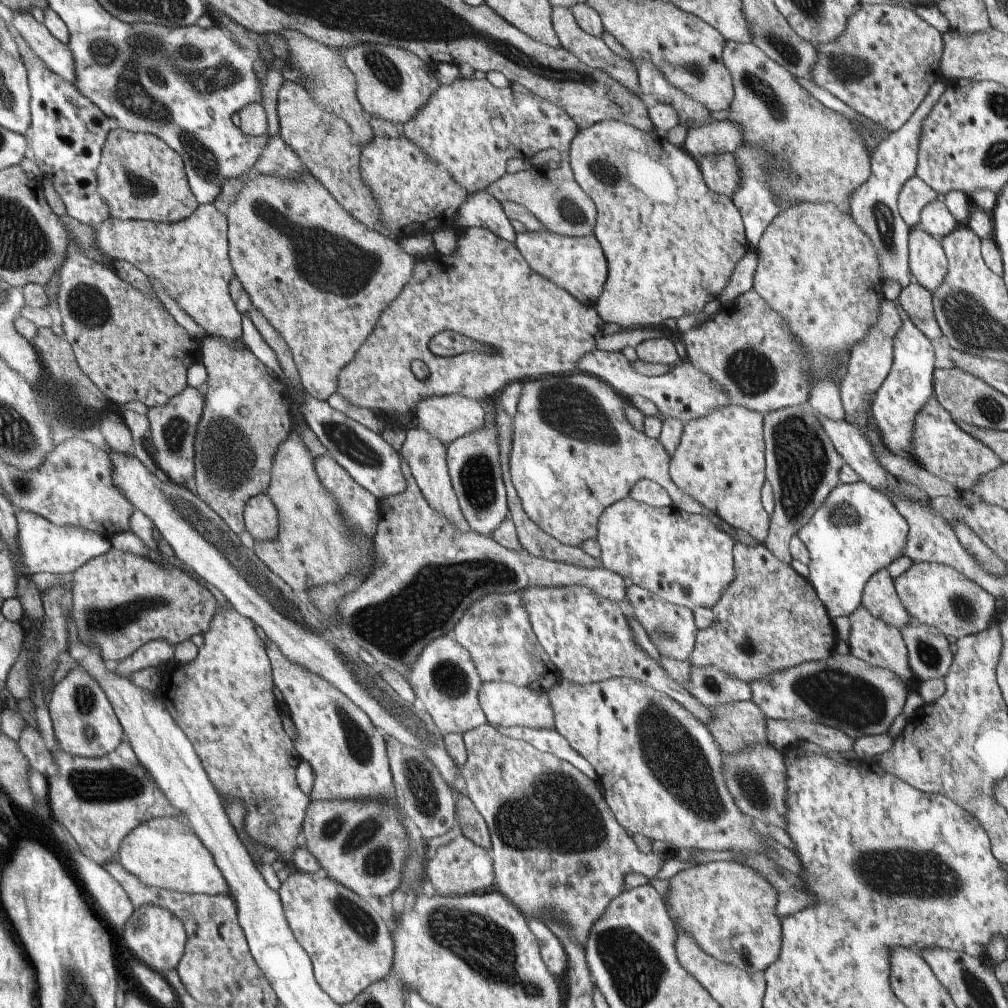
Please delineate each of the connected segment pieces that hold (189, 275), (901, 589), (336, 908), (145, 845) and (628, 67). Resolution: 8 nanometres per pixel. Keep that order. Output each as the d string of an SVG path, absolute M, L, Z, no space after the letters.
M198 204L196 209L185 220L174 223L158 223L136 220L117 220L108 217L96 228L95 250L109 261L125 261L141 270L147 278L173 298L185 314L200 326L205 335L215 335L233 340L241 337L242 314L237 312L231 300L228 286L234 277L228 256L226 239L227 221L214 204Z
M918 562L912 563L895 580L893 588L901 606L918 623L939 630L943 636L963 638L987 630L994 616L995 601L989 592L977 586L964 574L945 566L945 564Z
M293 868L281 882L276 893L293 938L297 939L301 948L308 954L315 982L329 998L333 999L333 1002L339 1006L351 1002L361 990L385 978L385 974L391 970L393 940L389 934L389 927L372 900L357 896L349 888L341 886L339 882L331 880L322 873L303 874Z
M151 818L142 822L121 840L115 860L148 887L205 896L229 891L209 850L205 850L193 830L181 819Z
M552 7L551 26L553 28L553 32L557 36L557 40L559 40L559 44L561 44L561 47L569 52L569 54L572 54L575 58L577 58L577 60L591 68L604 70L605 74L609 75L609 78L612 78L615 82L619 82L625 90L629 90L631 94L635 94L635 96L639 98L641 91L637 80L636 63L632 60L625 60L625 58L617 56L615 52L609 50L609 47L603 42L602 38L585 34L585 31L581 30L579 25L575 22L575 19L571 12L569 12L569 9L565 7Z

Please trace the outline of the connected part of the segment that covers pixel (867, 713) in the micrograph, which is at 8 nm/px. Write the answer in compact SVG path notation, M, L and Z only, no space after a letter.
M849 652L846 655L831 654L825 660L805 662L799 666L773 672L767 678L749 682L748 687L751 690L750 700L769 720L817 722L839 729L852 739L885 733L895 720L895 716L901 712L906 699L906 684L903 684L891 670L871 666Z

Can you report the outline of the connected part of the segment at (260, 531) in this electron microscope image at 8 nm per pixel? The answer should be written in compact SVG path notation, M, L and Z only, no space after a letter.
M266 493L252 496L245 504L242 517L244 530L255 542L271 542L277 538L277 510Z

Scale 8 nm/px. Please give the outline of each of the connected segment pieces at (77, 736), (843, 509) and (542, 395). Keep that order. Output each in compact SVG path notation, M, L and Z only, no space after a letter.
M79 668L70 669L52 686L49 713L59 750L67 756L101 758L115 750L125 738L105 692L97 686L93 678L89 678L89 674Z
M861 480L853 482L853 484L840 483L827 494L827 498L821 502L819 508L813 512L813 516L809 518L809 522L805 522L801 526L797 536L808 552L807 579L829 617L845 618L855 612L867 580L877 570L887 568L897 558L905 556L903 550L905 550L908 532L909 528L905 518L895 510L892 502L884 494L879 494L877 490L873 490L873 487L867 486Z
M581 371L521 382L521 396L512 418L511 450L507 456L511 484L526 517L557 542L578 547L595 537L600 514L610 504L627 497L629 488L639 478L652 480L668 491L677 509L687 514L713 516L713 512L705 510L669 480L669 454L658 438L649 438L630 425L623 414L623 398L607 383Z

